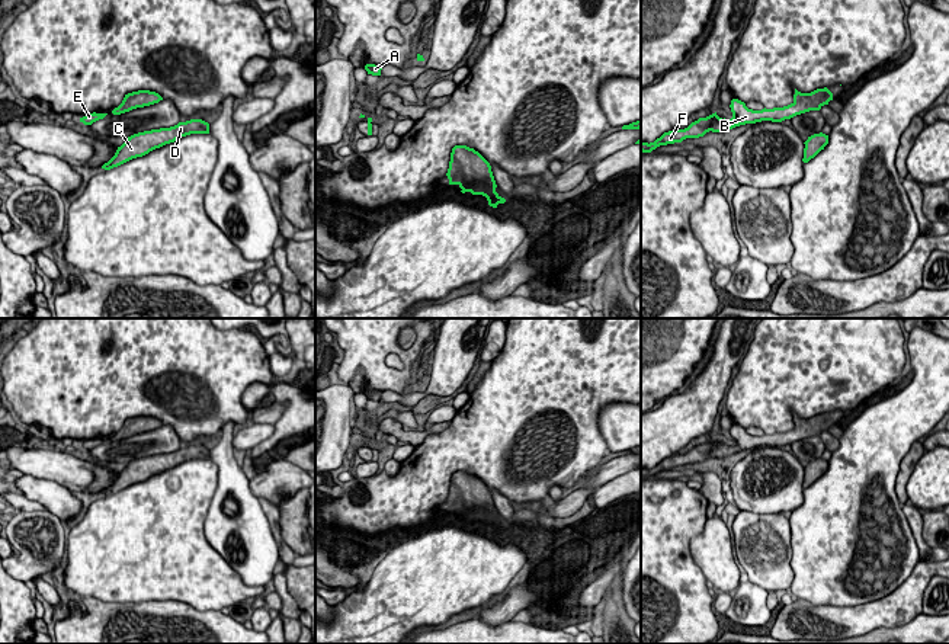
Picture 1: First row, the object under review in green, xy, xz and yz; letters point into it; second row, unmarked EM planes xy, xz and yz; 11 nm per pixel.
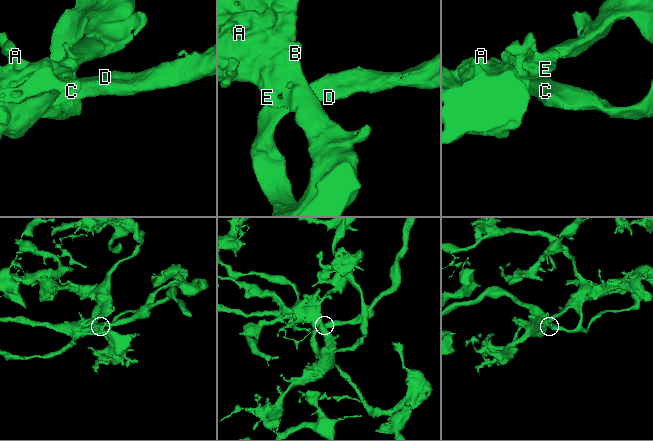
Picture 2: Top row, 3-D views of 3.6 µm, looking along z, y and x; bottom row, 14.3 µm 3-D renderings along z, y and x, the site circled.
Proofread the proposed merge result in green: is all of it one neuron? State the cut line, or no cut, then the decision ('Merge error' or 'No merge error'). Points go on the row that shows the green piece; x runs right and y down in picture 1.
Split along xz (483, 157), (465, 157), (451, 162). Merge error

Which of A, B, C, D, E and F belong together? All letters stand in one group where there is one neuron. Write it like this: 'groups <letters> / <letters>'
groups A B E F / C D

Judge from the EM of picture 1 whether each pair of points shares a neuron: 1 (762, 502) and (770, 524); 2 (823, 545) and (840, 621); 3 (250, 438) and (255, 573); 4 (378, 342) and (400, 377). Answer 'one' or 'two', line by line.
1: two
2: two
3: two
4: one

